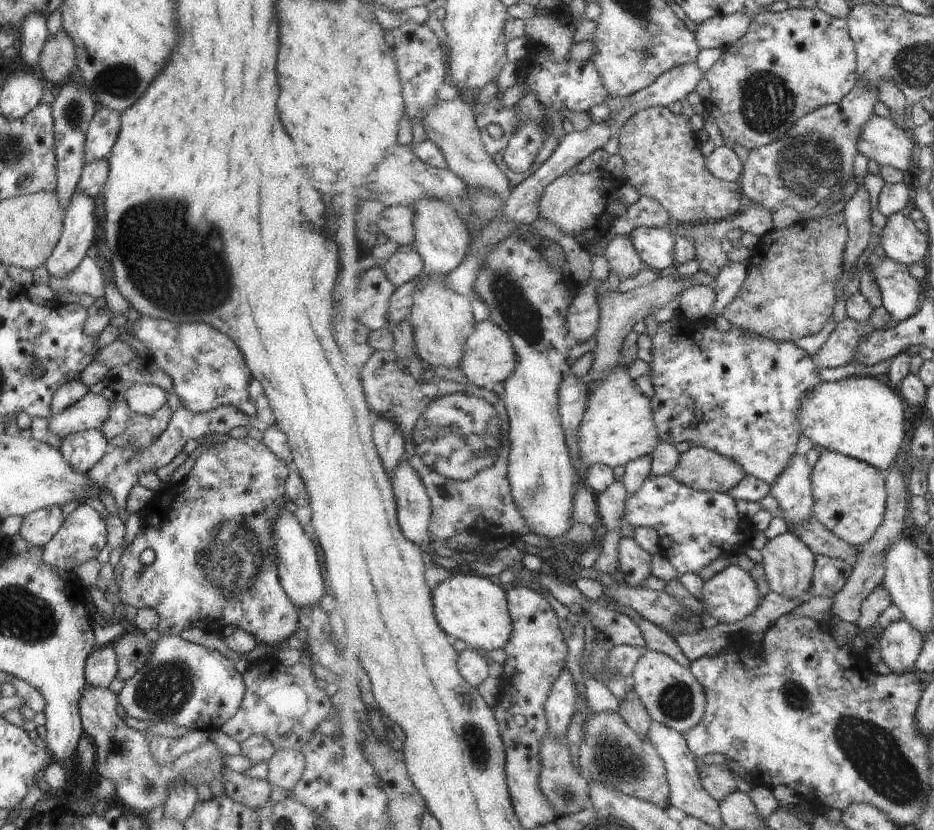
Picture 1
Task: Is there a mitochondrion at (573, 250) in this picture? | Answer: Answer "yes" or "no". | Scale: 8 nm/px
no

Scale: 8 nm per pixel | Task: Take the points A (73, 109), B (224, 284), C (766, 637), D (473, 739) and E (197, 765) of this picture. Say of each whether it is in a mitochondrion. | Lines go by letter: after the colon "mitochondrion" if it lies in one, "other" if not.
A: mitochondrion
B: mitochondrion
C: other
D: mitochondrion
E: mitochondrion

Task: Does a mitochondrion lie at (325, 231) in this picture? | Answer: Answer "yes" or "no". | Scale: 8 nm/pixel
no

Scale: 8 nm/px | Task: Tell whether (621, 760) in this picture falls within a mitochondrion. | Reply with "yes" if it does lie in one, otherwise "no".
yes

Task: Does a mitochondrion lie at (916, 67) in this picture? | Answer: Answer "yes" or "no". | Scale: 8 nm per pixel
yes

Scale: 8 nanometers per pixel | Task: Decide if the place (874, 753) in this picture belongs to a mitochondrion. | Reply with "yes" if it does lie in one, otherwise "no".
yes

